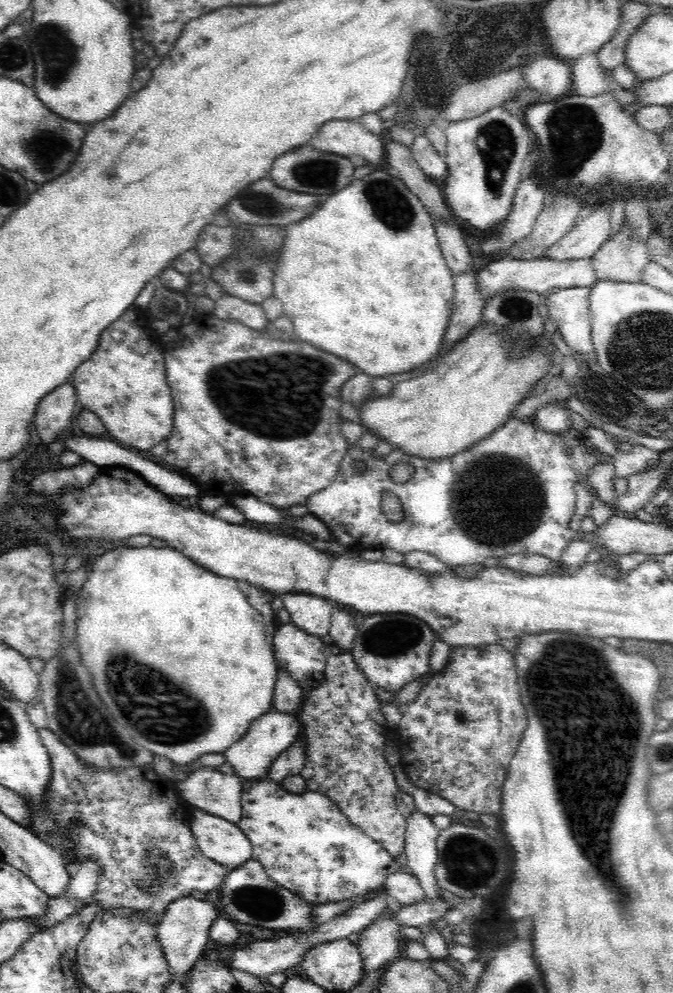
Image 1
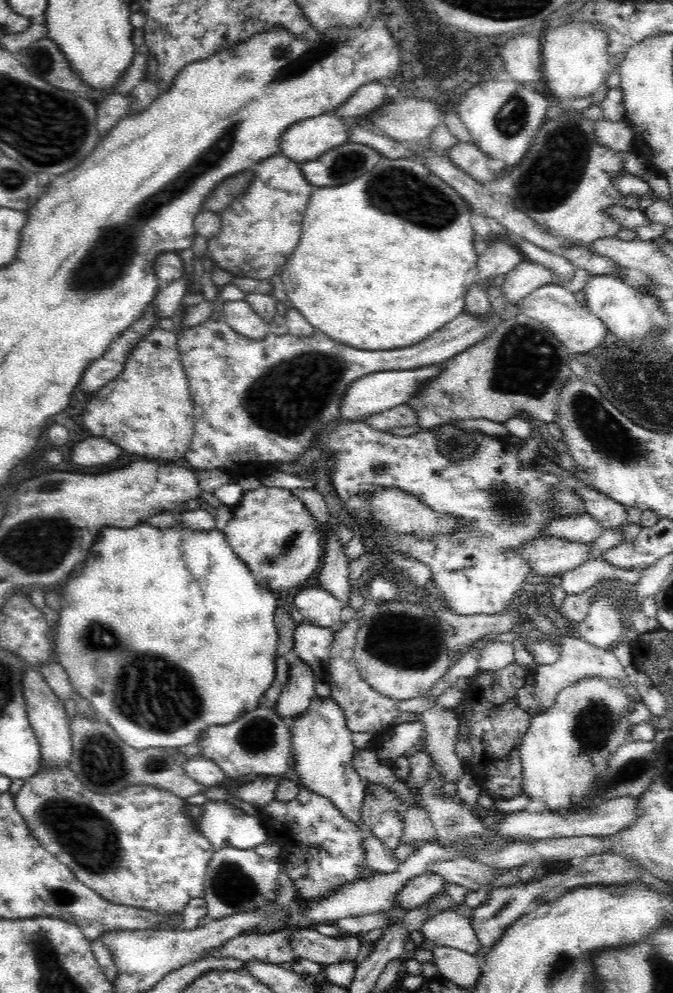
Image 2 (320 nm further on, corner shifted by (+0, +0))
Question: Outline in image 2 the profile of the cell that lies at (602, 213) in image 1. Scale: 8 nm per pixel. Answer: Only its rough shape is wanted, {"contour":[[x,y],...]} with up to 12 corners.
{"contour":[[524,259],[501,289],[520,305],[534,289],[560,281],[549,268]]}

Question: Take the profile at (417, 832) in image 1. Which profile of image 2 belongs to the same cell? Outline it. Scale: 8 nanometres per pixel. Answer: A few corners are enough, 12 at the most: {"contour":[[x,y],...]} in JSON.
{"contour":[[452,910],[430,917],[424,940],[476,955],[471,919]]}

